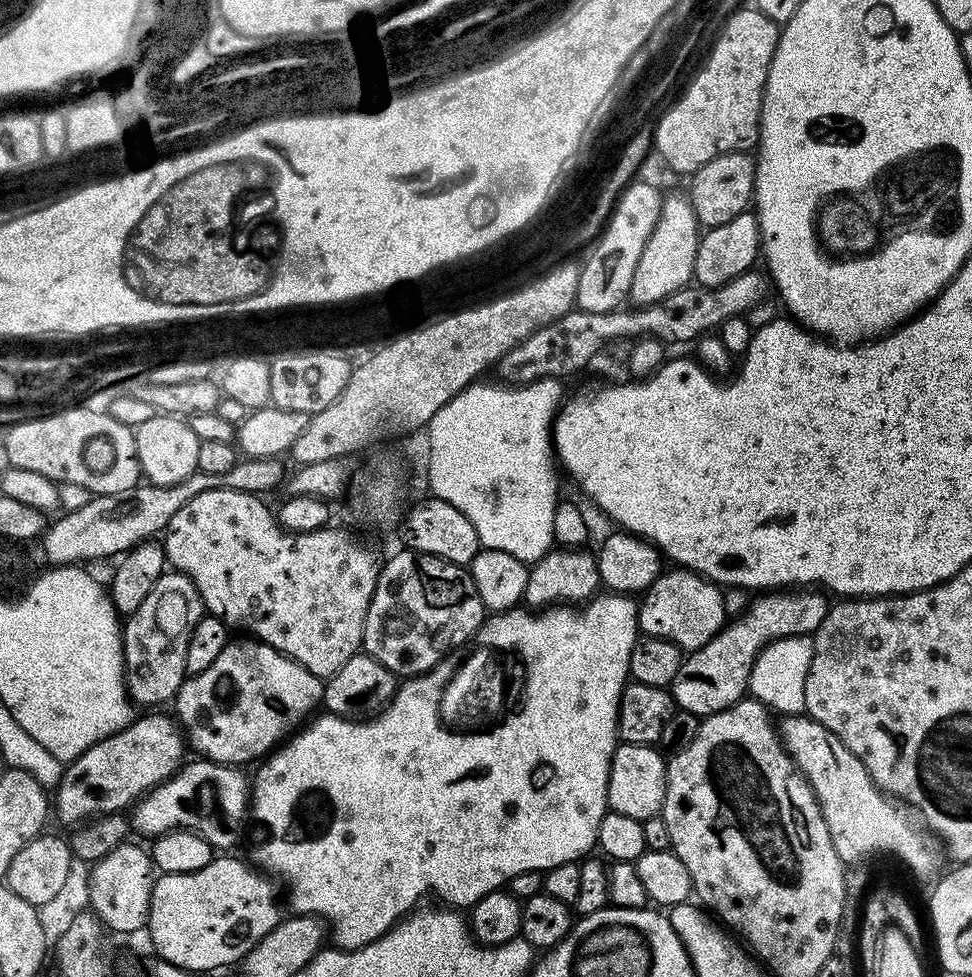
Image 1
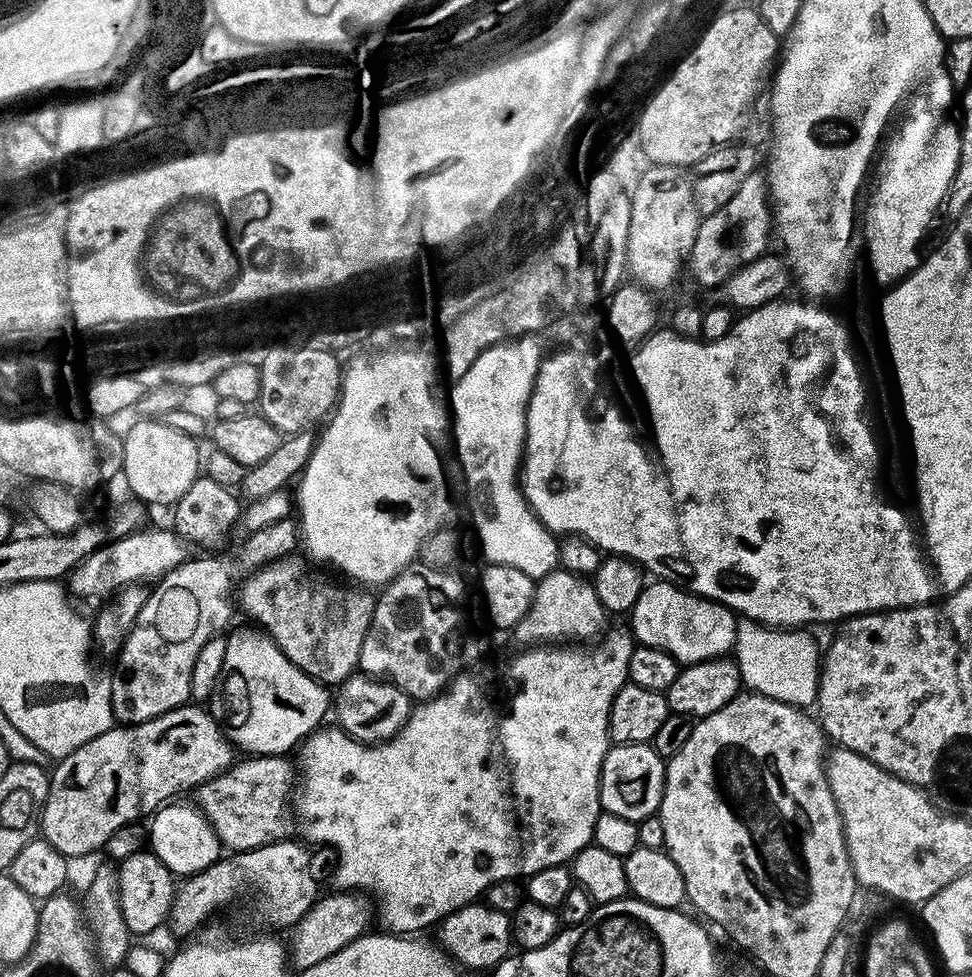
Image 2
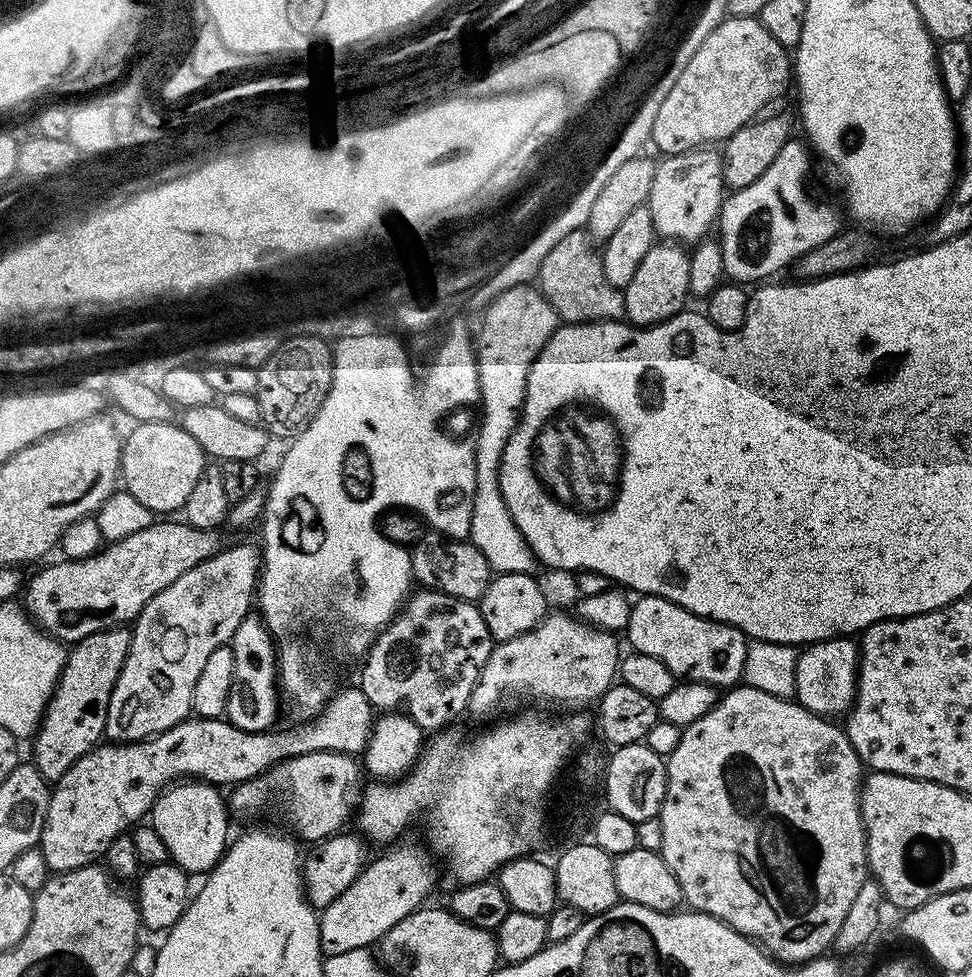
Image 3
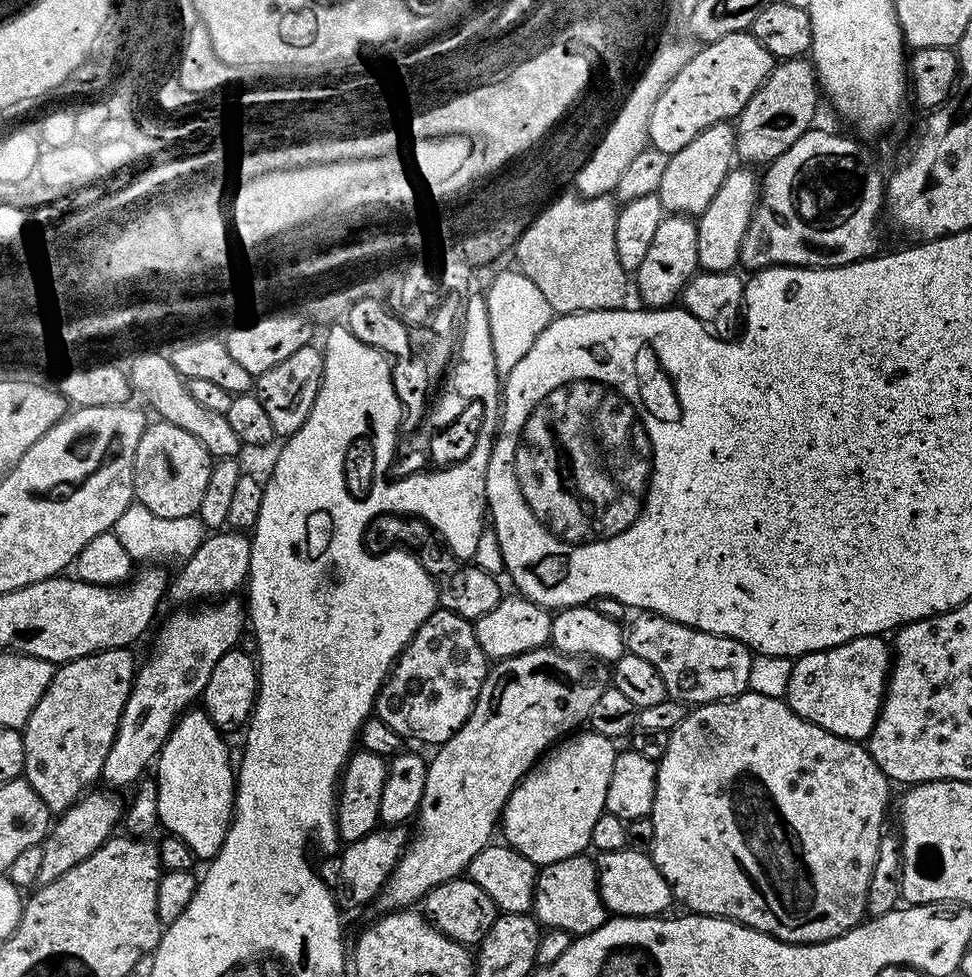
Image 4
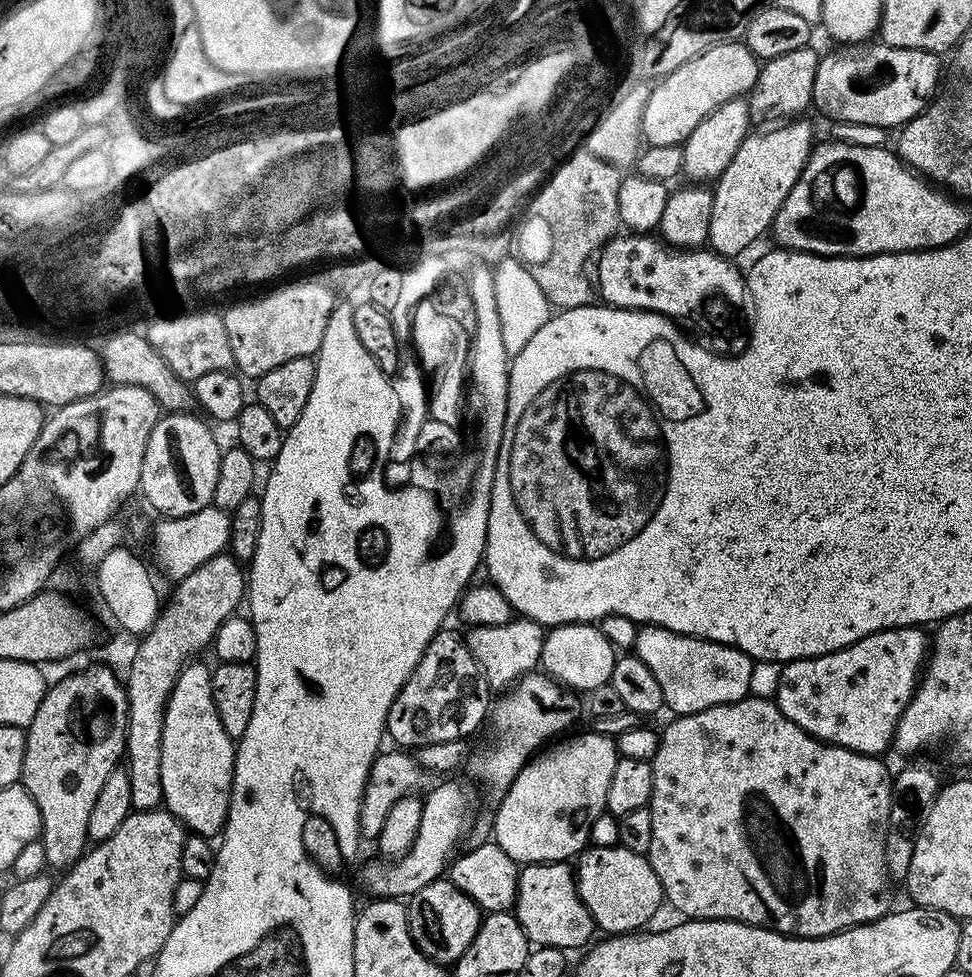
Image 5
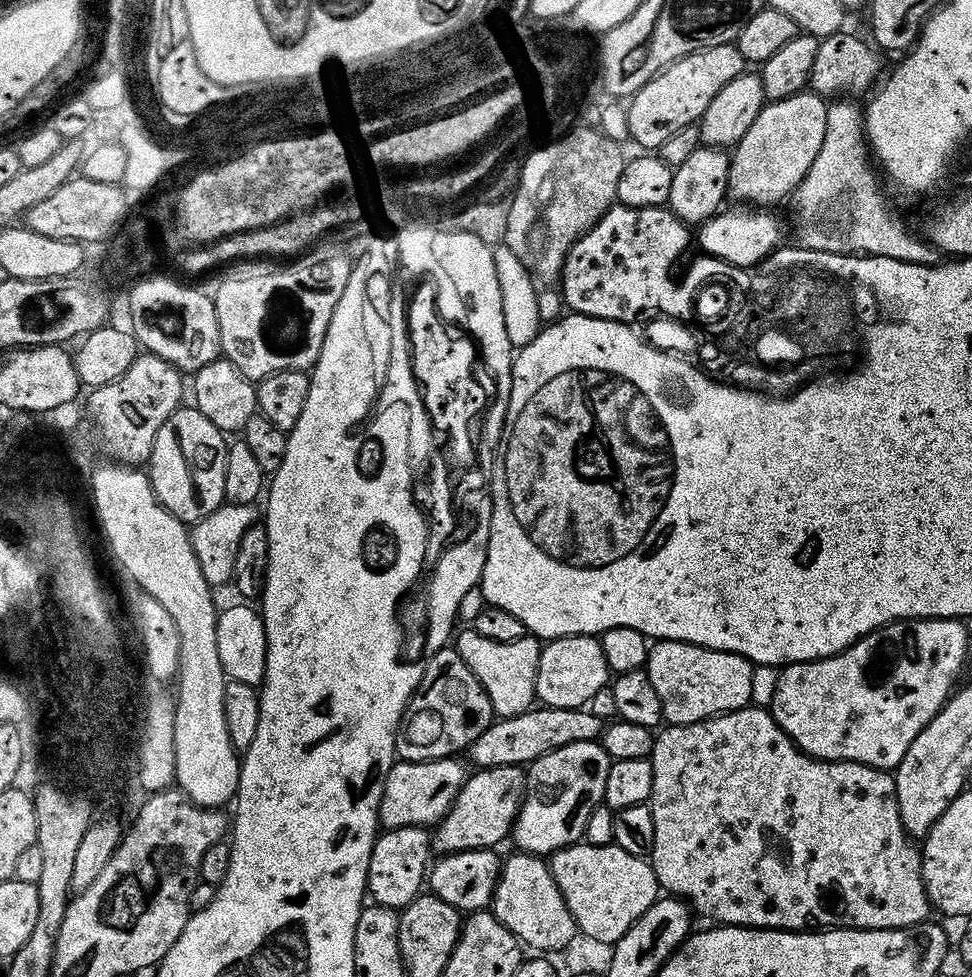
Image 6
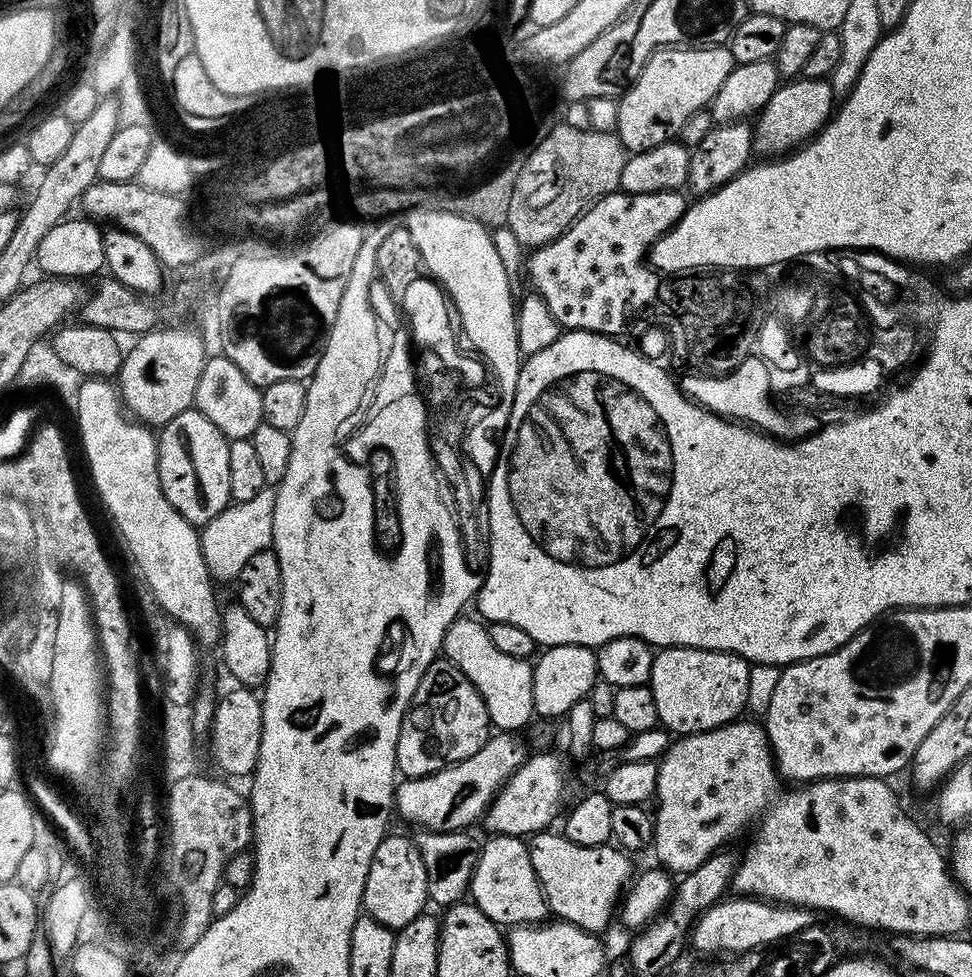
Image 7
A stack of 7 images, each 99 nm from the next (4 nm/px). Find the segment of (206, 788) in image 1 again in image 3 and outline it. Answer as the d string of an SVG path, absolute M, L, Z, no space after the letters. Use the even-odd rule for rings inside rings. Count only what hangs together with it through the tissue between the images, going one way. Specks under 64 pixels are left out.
M312 752L302 754L298 757L290 757L289 760L273 764L263 775L256 776L253 780L248 780L243 784L235 785L231 789L230 808L233 813L240 816L256 816L259 812L264 812L268 808L271 800L276 800L279 796L284 796L284 816L290 823L296 824L295 835L301 841L319 842L327 836L335 836L337 832L345 827L348 819L353 819L358 808L358 797L362 792L362 764L355 755L348 755L340 752Z

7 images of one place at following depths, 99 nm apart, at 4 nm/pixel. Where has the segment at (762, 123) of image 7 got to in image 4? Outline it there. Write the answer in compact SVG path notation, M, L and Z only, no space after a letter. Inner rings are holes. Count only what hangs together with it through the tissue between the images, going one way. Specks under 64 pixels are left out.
M744 166L733 167L723 179L722 186L711 199L710 205L697 217L698 260L700 268L706 272L733 271L740 259L741 242L750 227L753 210L759 199L759 181Z

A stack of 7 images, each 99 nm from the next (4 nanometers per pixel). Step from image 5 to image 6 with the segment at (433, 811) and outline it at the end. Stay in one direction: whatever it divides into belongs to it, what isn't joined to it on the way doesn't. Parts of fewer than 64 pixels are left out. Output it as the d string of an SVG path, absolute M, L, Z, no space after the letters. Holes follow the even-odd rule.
M502 765L473 771L460 787L460 793L444 819L434 828L434 848L437 853L465 852L479 848L495 849L509 839L526 791L526 772L523 767Z

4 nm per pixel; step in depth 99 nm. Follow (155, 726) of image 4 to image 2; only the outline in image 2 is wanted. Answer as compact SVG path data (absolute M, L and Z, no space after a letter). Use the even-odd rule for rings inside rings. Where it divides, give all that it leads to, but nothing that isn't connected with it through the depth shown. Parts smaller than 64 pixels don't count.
M289 518L274 522L274 526L266 526L266 530L258 530L257 532L249 532L243 537L244 542L240 549L237 550L236 556L200 556L189 558L184 563L178 565L174 570L170 570L162 579L155 581L154 587L149 591L146 598L146 606L142 606L142 614L138 614L138 618L134 622L134 630L130 630L126 642L117 653L115 674L111 677L111 704L113 717L123 725L140 724L148 719L158 718L159 715L166 714L167 711L182 707L189 703L192 691L190 690L190 678L194 674L194 662L198 662L198 654L202 651L202 646L206 646L206 642L210 642L210 638L214 635L223 633L224 627L232 620L232 608L234 612L234 593L237 591L238 585L243 581L244 577L255 572L256 569L264 567L265 564L271 564L273 560L279 560L281 556L286 556L297 551L298 548L298 524L295 519Z

